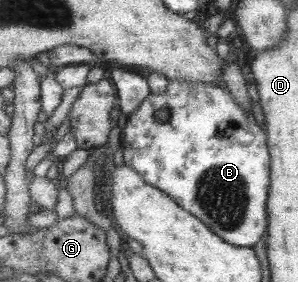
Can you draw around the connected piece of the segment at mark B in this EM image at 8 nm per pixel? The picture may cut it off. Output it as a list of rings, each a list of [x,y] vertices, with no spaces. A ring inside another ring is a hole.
[[[170,81],[169,92],[154,95],[128,116],[122,136],[125,162],[134,166],[151,185],[170,194],[179,205],[210,225],[215,233],[239,247],[259,245],[270,225],[270,189],[272,186],[272,153],[268,131],[263,129],[251,111],[243,109],[225,85]],[[168,108],[169,119],[158,121],[157,113]]]

